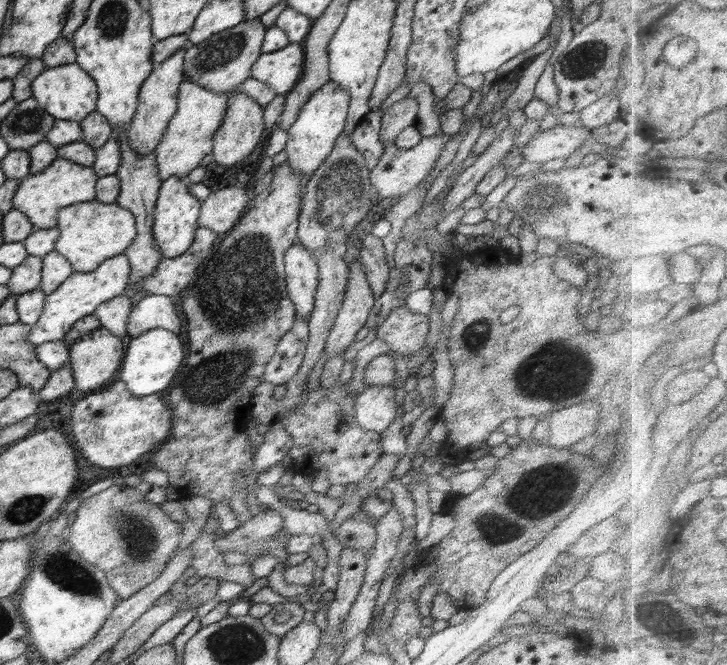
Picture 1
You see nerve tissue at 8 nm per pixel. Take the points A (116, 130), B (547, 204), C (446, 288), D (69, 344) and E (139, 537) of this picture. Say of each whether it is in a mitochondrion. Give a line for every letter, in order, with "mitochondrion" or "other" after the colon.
A: other
B: mitochondrion
C: other
D: other
E: mitochondrion

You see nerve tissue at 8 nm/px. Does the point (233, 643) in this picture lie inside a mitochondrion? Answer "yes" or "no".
yes

